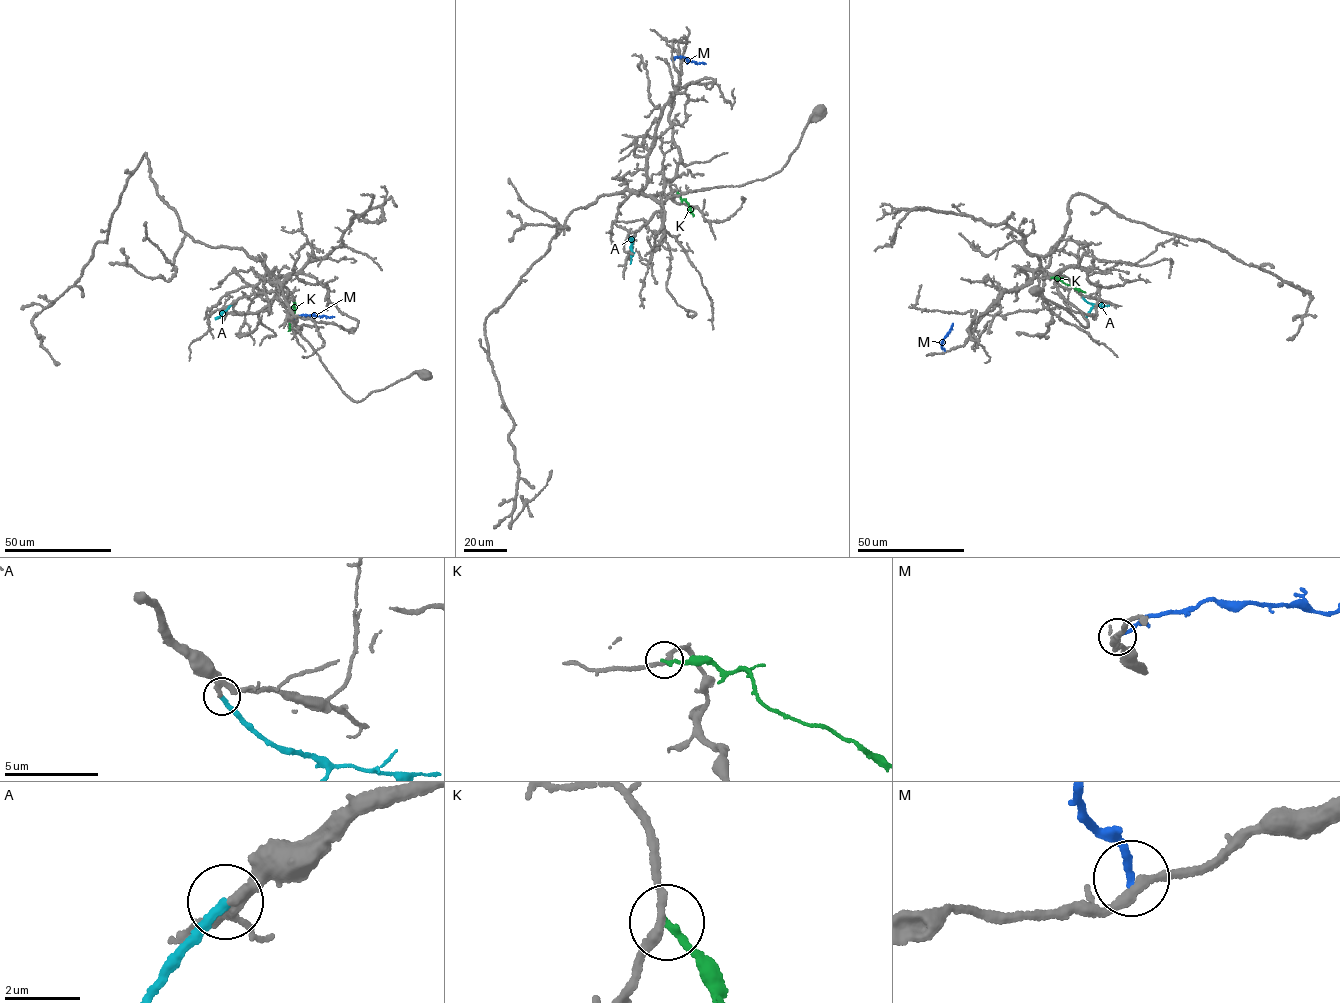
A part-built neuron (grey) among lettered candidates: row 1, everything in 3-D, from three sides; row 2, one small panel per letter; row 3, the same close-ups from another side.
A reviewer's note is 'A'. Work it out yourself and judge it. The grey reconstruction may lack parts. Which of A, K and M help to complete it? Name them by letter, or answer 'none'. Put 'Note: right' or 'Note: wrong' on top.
Note: right
A

